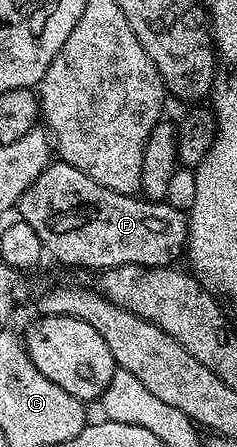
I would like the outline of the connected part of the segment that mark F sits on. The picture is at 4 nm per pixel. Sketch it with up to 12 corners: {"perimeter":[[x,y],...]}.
{"perimeter":[[51,160],[16,213],[62,265],[173,266],[189,216]]}

